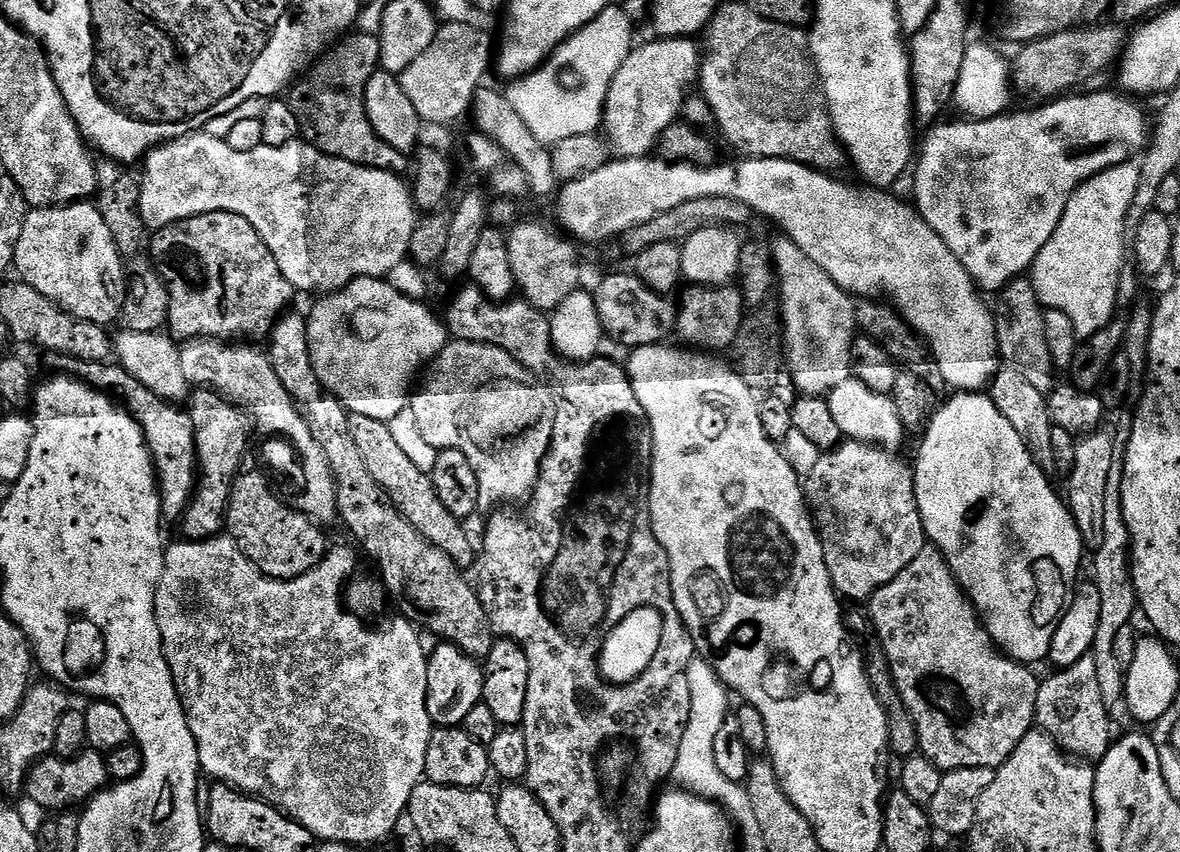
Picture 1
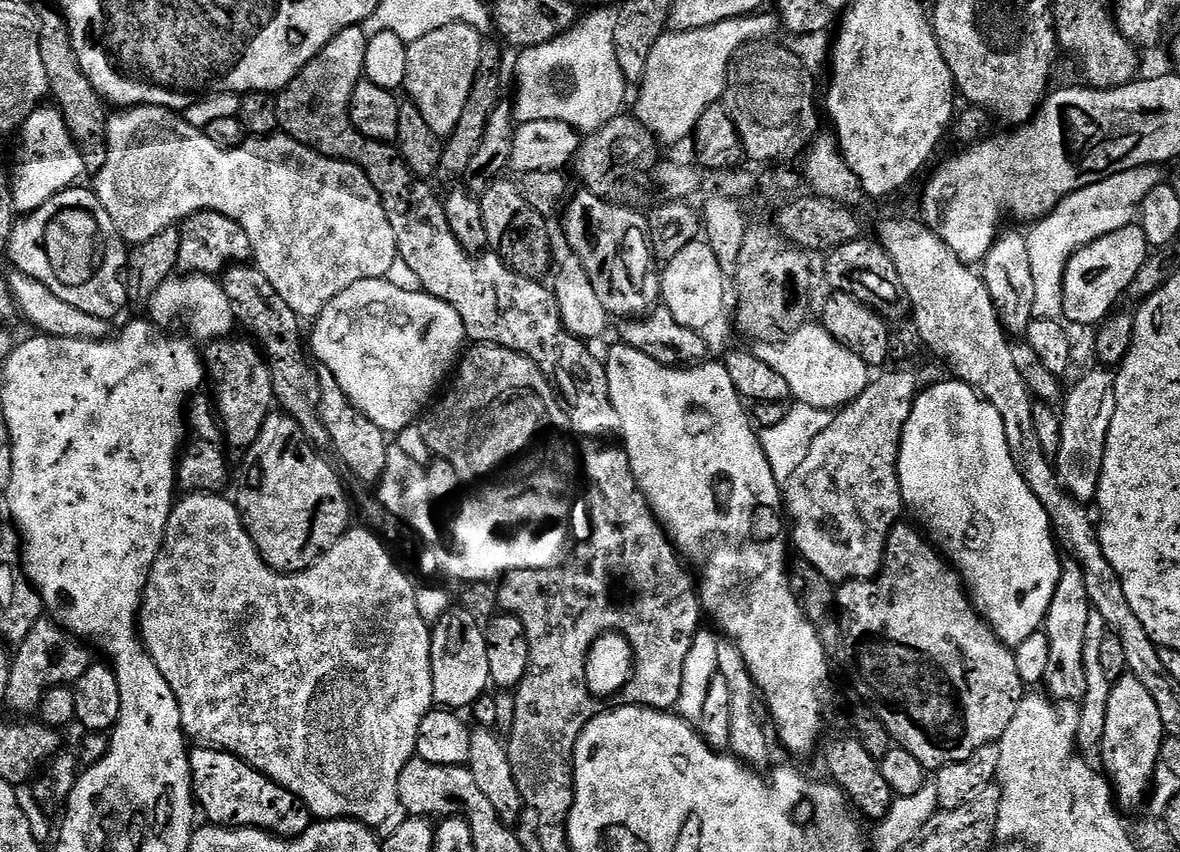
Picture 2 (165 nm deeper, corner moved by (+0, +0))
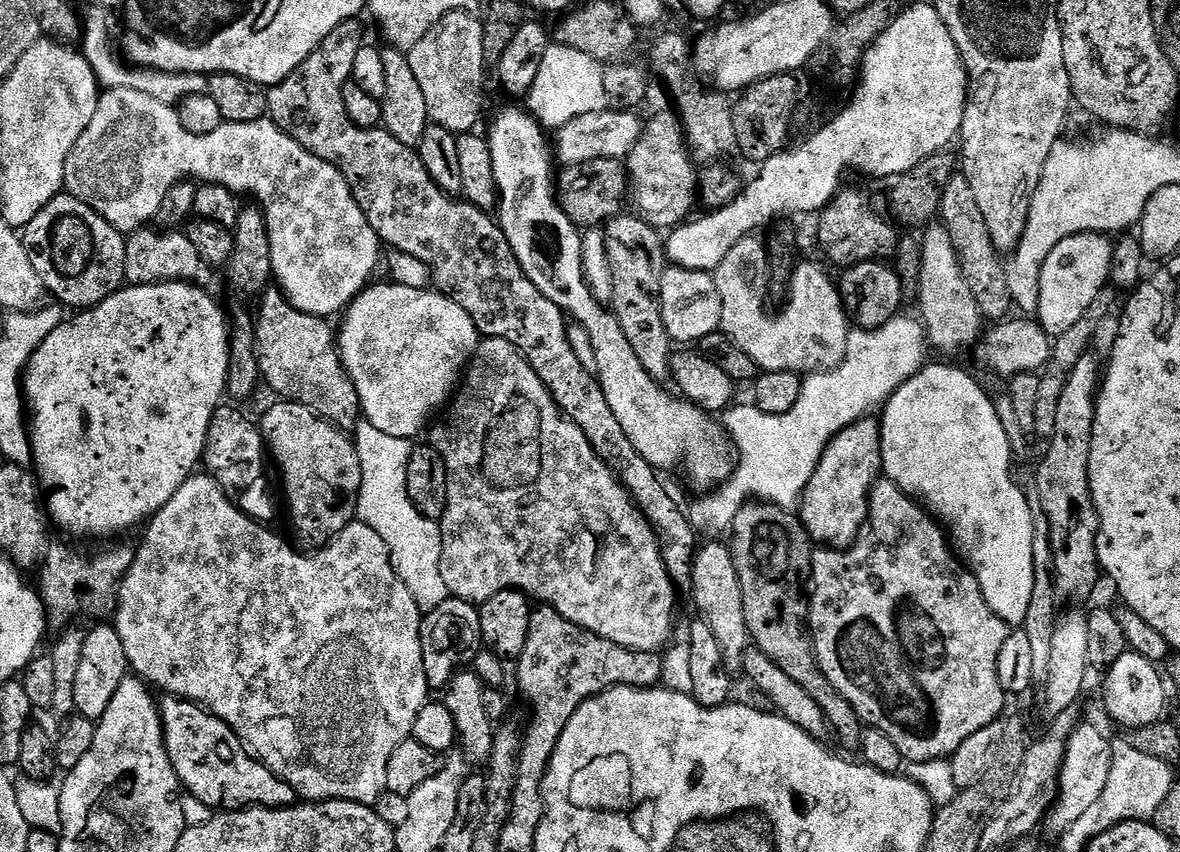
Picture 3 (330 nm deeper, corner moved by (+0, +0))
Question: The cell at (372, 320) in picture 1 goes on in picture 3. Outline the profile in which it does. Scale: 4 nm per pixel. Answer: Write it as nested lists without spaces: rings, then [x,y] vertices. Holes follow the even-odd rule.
[[[393,282],[375,284],[376,283],[373,283],[371,286],[365,288],[364,291],[348,305],[346,311],[343,313],[342,319],[344,319],[344,325],[338,328],[340,360],[358,390],[360,411],[363,419],[370,421],[374,426],[378,426],[378,430],[382,430],[382,434],[390,434],[394,438],[402,438],[403,440],[412,440],[423,430],[424,423],[428,420],[428,415],[430,415],[431,412],[438,411],[444,403],[445,407],[445,405],[453,399],[454,393],[461,383],[471,358],[481,342],[482,336],[481,333],[477,332],[474,322],[470,318],[470,314],[466,314],[466,310],[462,310],[462,306],[458,306],[458,302],[454,302],[451,298],[444,296],[440,292],[429,290],[428,288],[411,289],[408,286],[398,285]]]

